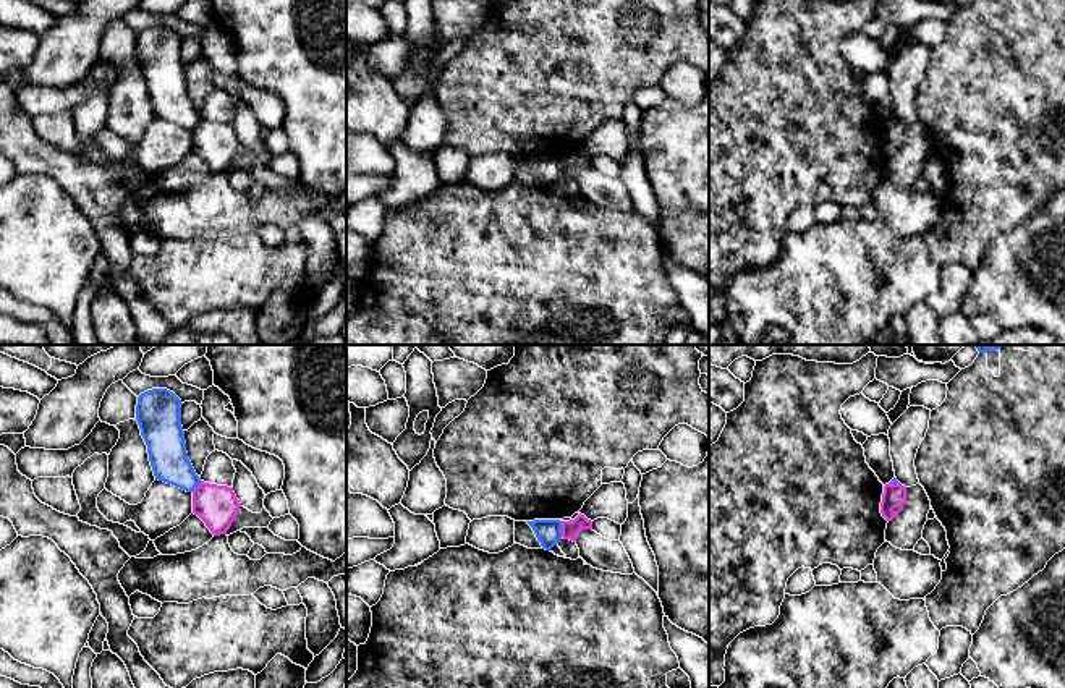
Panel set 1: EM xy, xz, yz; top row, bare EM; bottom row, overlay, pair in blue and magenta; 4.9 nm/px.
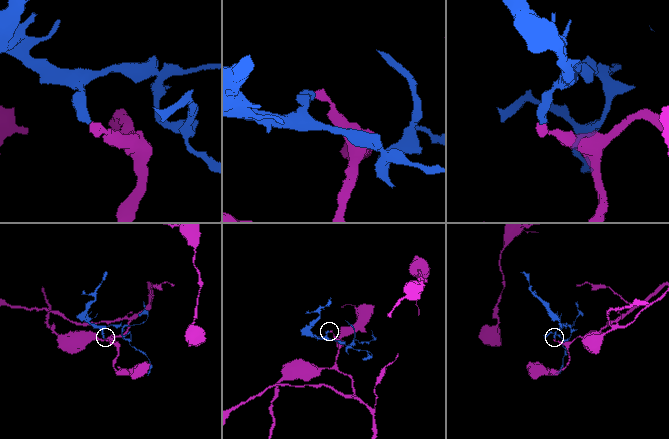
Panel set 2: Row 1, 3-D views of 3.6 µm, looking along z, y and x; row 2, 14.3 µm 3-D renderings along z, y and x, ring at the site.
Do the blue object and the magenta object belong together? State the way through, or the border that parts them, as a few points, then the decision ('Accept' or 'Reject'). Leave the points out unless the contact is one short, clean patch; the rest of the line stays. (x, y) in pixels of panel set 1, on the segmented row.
Boundary: xz (560, 522), (562, 536). Reject

